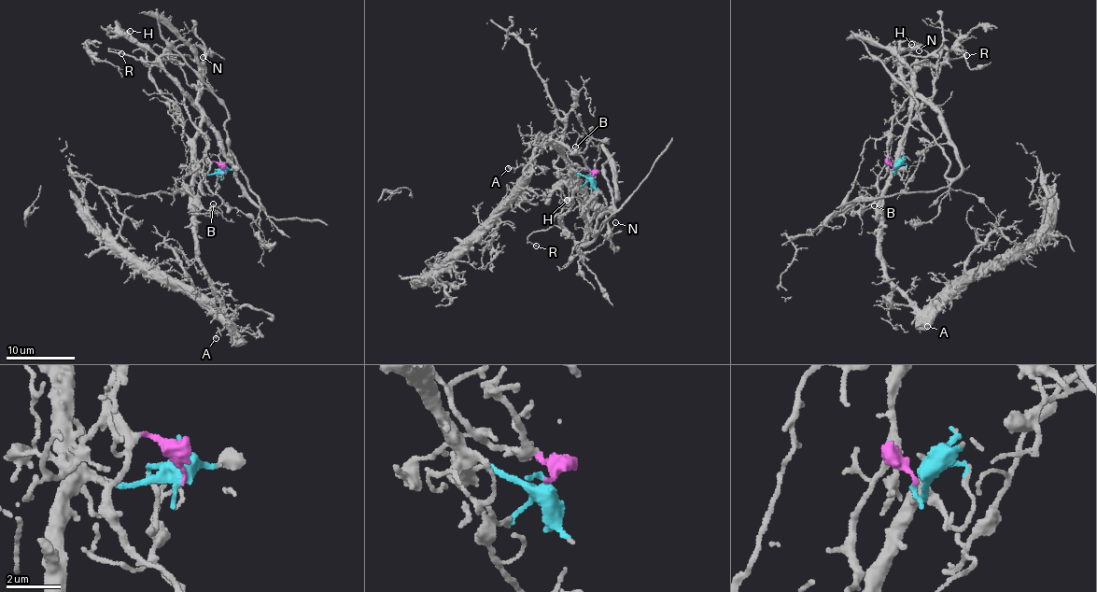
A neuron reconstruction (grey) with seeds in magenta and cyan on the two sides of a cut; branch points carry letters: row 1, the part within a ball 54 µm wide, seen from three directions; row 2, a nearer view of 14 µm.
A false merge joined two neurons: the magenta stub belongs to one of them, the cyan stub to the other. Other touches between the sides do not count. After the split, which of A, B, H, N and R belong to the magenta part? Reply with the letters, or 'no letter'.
B, H, N, R

